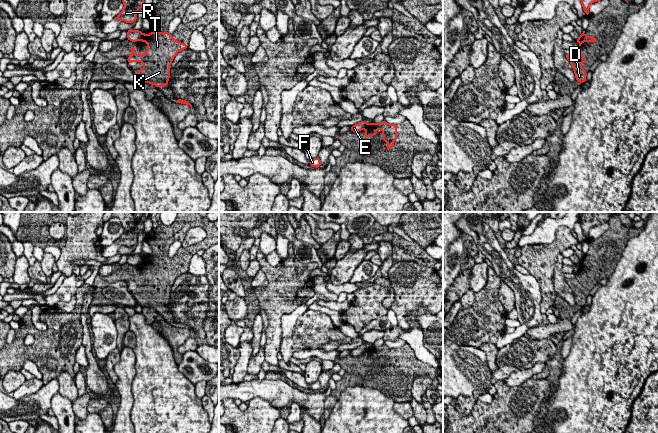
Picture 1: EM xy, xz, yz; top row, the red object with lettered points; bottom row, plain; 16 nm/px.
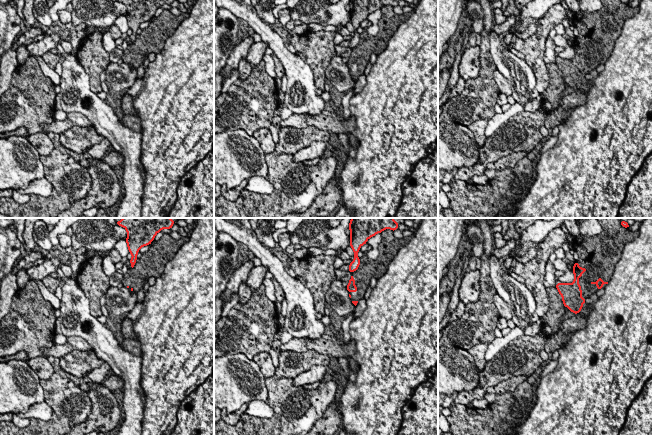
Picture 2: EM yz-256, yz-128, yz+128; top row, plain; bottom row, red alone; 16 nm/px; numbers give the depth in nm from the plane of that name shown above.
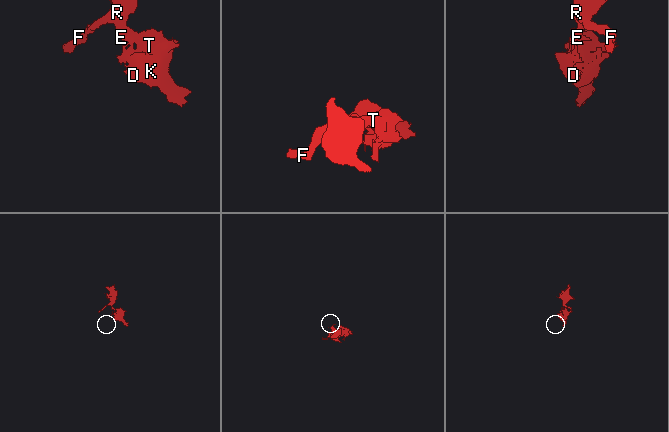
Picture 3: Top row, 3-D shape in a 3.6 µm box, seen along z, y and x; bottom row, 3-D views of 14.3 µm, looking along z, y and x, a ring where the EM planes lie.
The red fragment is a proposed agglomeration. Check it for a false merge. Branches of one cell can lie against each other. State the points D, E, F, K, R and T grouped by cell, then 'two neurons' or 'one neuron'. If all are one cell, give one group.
D K T / E F R | two neurons

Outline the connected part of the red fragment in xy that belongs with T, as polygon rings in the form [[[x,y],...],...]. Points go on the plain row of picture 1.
[[[151,256],[143,258],[141,266],[147,267],[147,275],[142,280],[137,279],[131,270],[131,279],[127,282],[128,288],[142,286],[144,290],[139,295],[134,295],[135,300],[142,307],[150,307],[156,311],[168,310],[170,292],[176,278],[188,272],[172,261],[168,256]]]

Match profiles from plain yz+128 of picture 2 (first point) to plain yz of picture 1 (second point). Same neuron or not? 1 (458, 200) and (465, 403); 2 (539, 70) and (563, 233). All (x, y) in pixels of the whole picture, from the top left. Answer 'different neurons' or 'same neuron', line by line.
1: different neurons
2: same neuron

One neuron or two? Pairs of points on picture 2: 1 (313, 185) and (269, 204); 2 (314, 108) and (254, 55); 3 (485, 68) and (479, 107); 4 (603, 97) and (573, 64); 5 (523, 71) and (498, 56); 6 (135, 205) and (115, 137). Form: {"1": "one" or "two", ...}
{"1": "one", "2": "two", "3": "one", "4": "two", "5": "one", "6": "one"}

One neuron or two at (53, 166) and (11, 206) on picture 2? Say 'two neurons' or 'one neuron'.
one neuron

